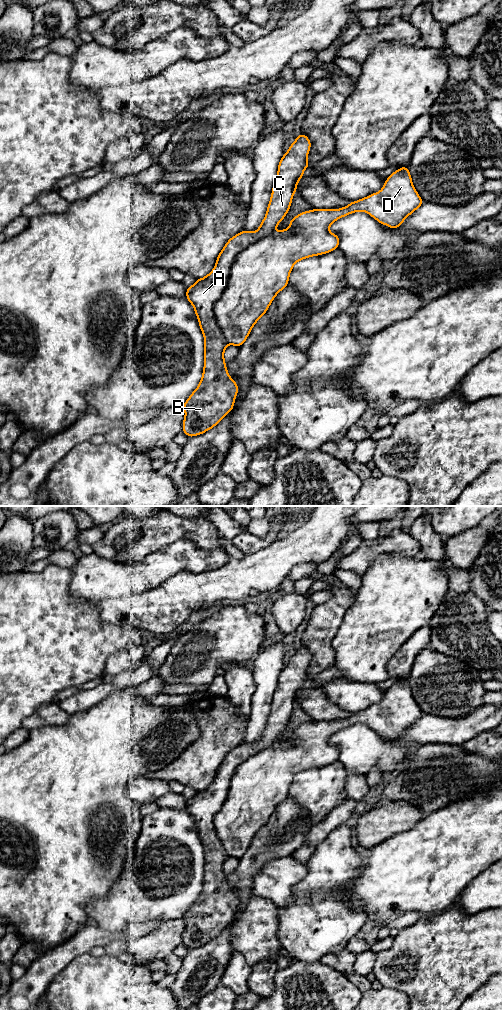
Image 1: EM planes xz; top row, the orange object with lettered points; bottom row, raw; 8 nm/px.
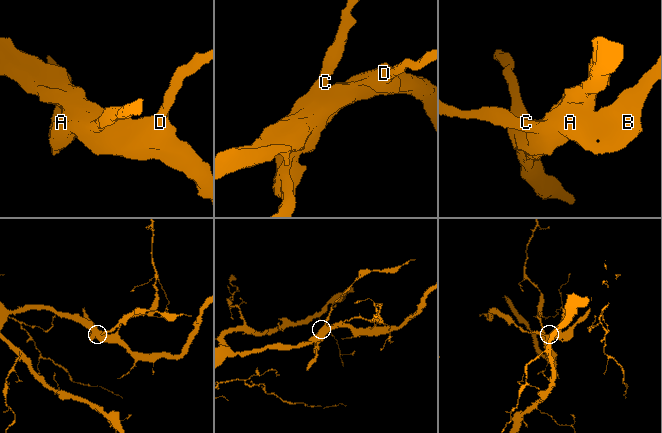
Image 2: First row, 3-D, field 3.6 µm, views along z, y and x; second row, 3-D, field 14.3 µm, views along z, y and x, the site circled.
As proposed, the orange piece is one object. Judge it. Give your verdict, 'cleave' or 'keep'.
cleave

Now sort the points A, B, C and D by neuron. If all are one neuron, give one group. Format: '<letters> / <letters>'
A B C / D

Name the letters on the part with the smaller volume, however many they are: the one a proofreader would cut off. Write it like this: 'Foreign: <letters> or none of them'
Foreign: A, B, C

